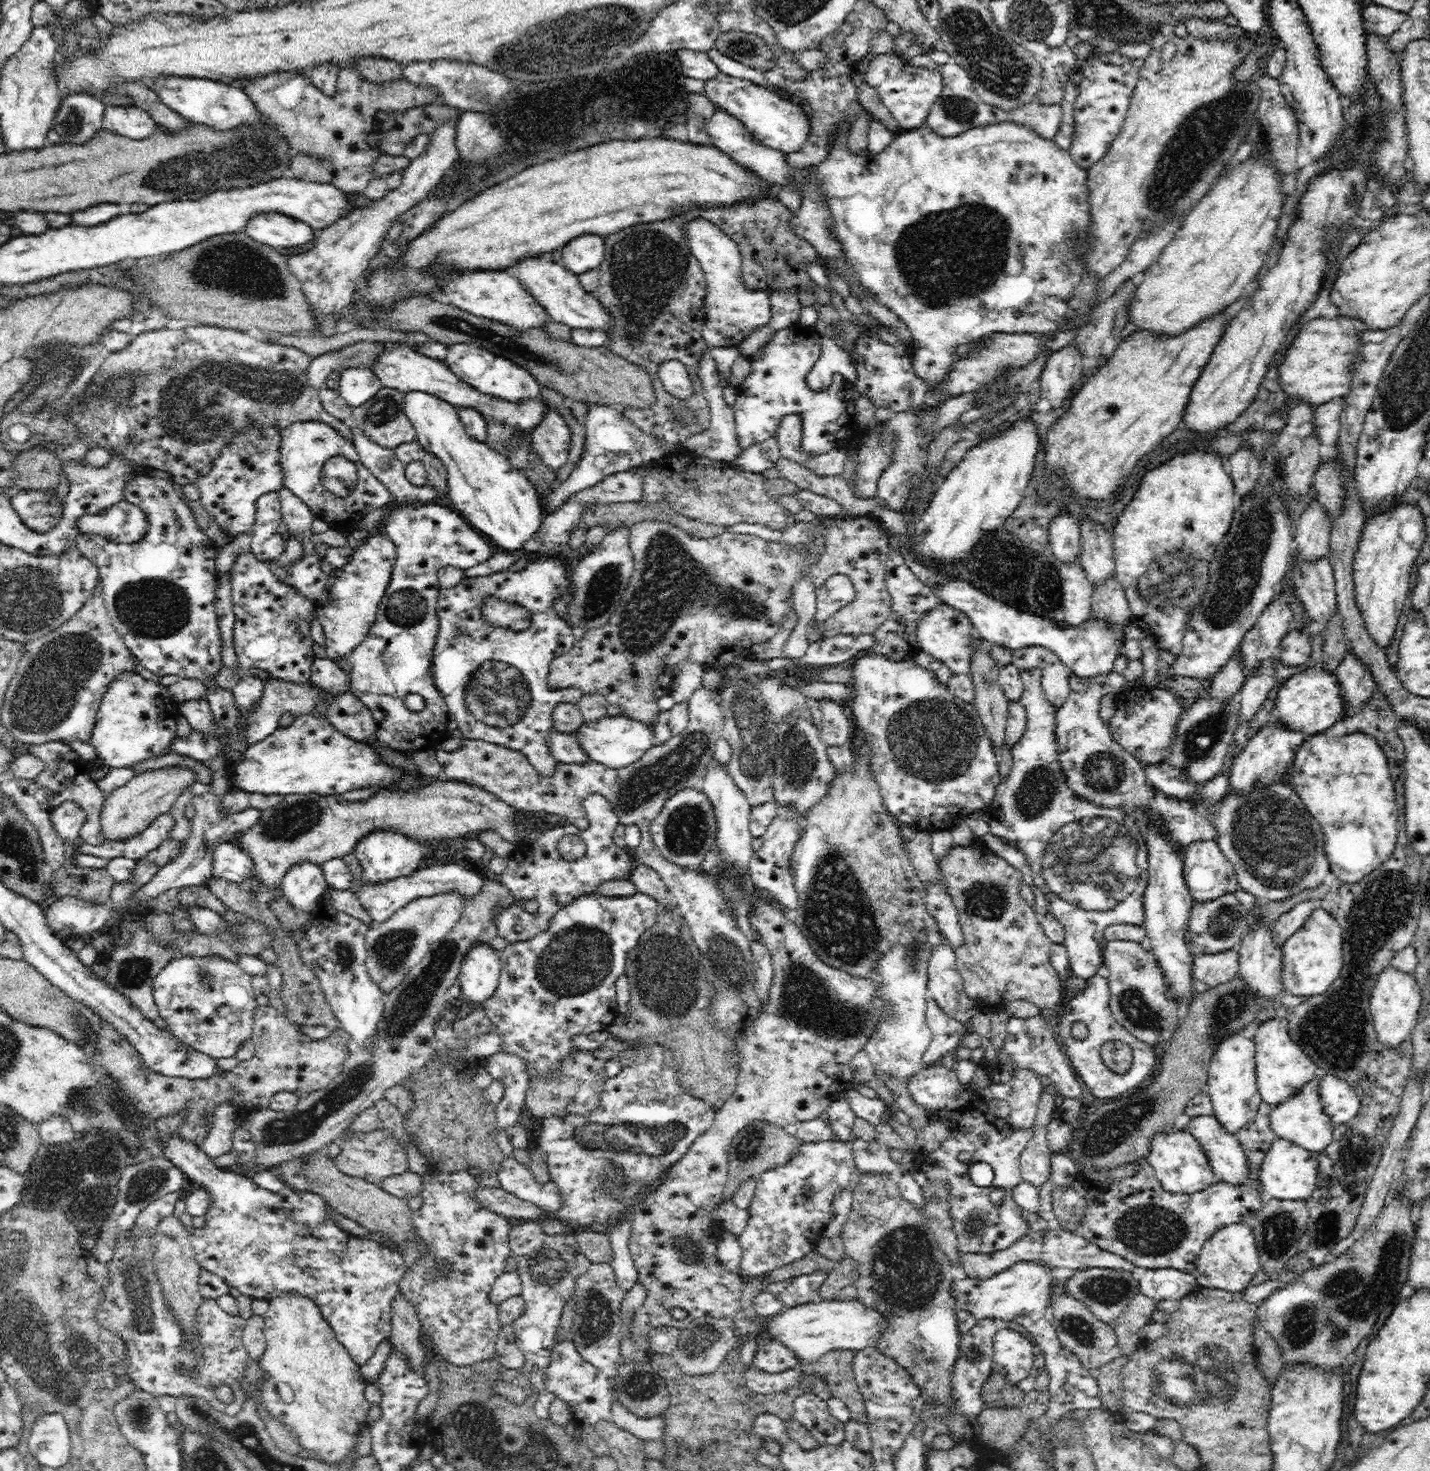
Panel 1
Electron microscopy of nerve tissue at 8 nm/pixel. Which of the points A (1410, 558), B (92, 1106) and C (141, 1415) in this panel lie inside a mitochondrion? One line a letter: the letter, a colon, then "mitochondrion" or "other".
A: other
B: mitochondrion
C: mitochondrion

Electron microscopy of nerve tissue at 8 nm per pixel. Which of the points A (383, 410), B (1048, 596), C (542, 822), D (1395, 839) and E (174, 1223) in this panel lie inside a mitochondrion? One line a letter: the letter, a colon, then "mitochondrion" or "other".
A: mitochondrion
B: mitochondrion
C: other
D: other
E: other

